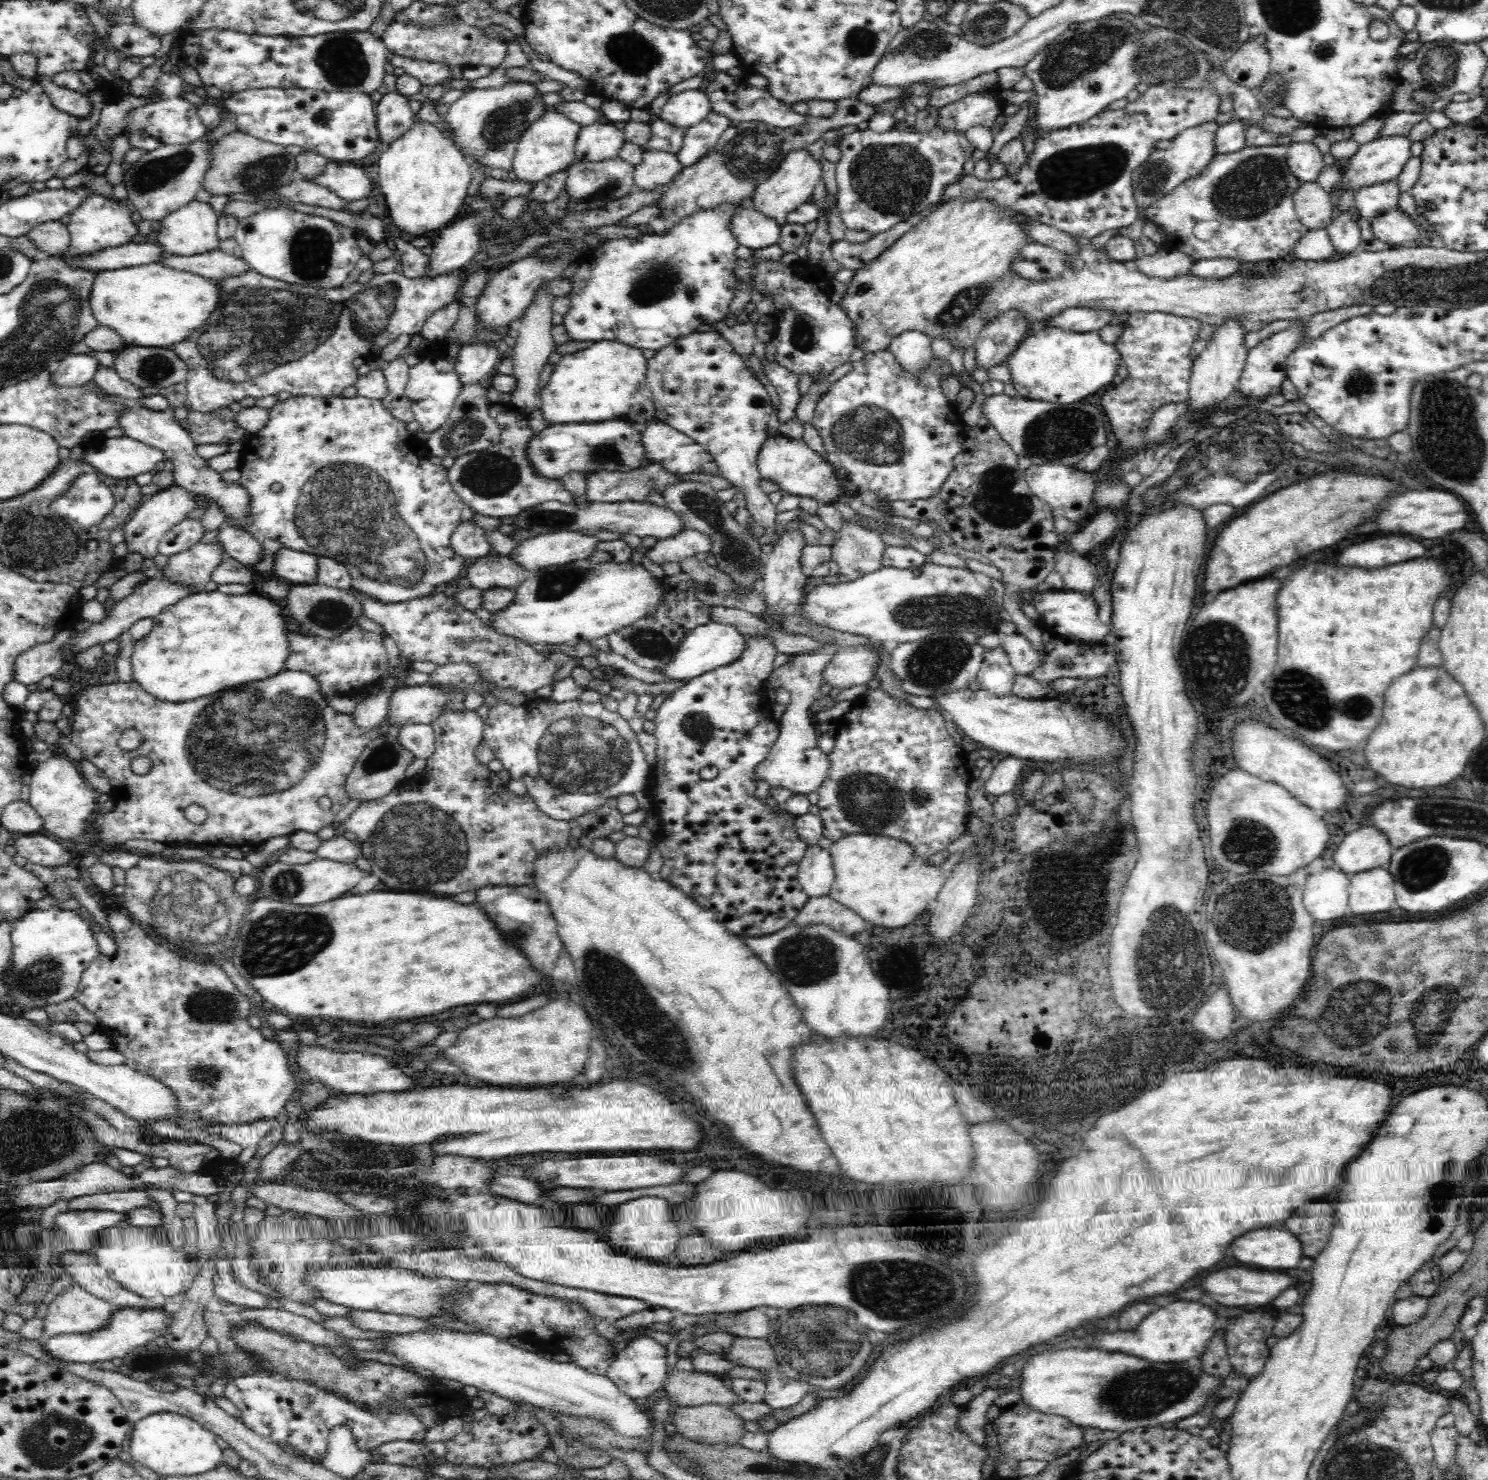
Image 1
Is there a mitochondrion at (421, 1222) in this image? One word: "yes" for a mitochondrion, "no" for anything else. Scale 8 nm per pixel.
no

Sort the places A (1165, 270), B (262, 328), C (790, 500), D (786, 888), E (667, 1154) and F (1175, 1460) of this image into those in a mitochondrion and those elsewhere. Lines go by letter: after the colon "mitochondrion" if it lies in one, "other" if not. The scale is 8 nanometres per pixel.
A: other
B: mitochondrion
C: other
D: other
E: other
F: other

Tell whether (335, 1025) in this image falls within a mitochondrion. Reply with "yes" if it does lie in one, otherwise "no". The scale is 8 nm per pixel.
no

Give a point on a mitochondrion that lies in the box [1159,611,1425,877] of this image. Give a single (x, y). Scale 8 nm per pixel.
(1217, 651)

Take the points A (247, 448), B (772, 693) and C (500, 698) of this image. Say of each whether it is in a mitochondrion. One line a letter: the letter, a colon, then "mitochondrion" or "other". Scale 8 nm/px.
A: other
B: other
C: other

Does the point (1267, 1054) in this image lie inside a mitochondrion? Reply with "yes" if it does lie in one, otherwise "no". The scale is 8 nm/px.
no

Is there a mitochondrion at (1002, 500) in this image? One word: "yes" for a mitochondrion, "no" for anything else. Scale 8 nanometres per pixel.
yes

